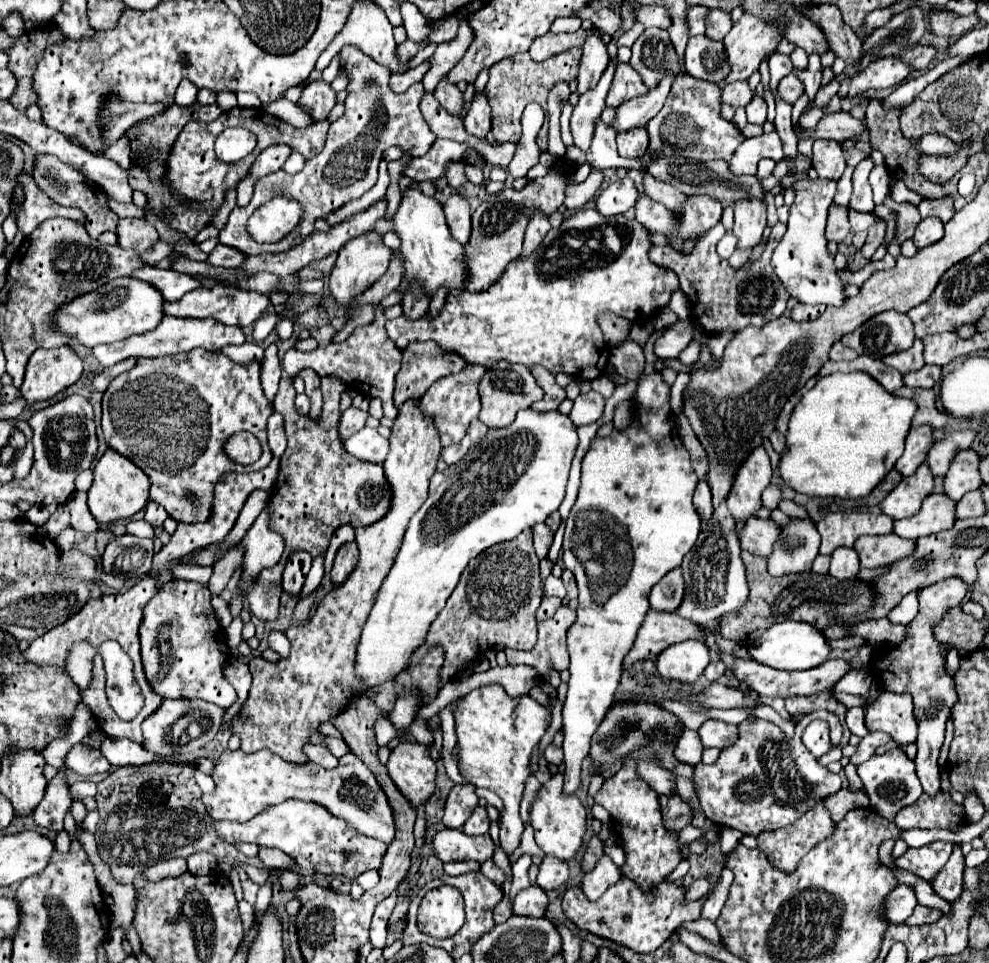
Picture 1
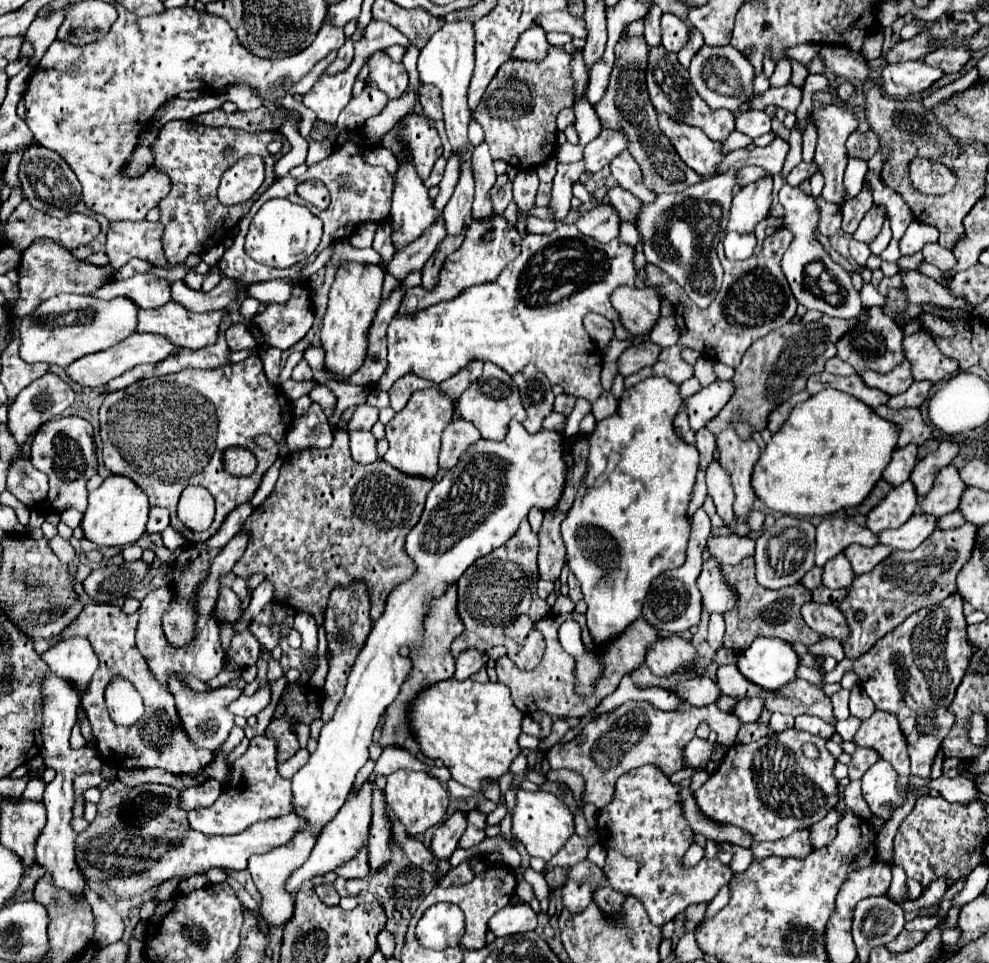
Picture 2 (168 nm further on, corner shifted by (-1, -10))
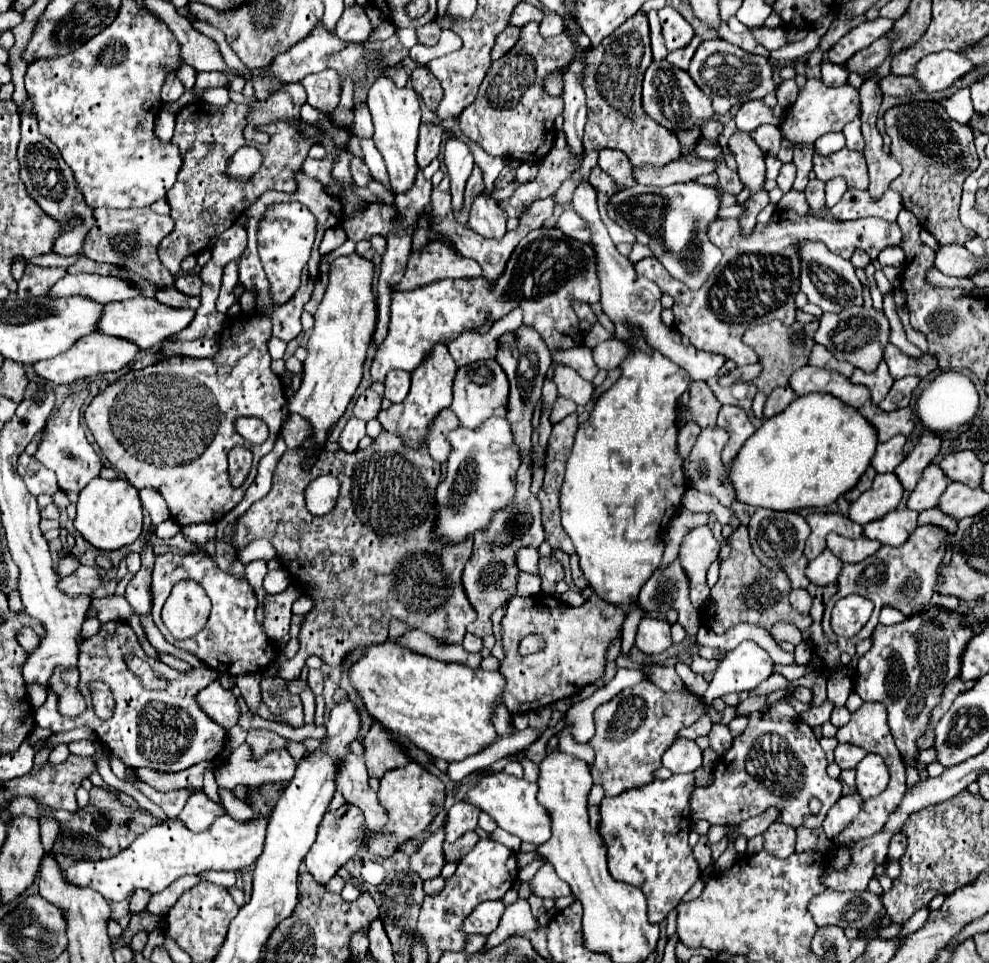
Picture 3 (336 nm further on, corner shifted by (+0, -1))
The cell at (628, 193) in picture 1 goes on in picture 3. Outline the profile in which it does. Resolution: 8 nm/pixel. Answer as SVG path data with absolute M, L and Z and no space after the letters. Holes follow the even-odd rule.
M565 210L559 216L555 228L561 230L565 236L579 240L579 242L589 242L589 238L591 238L591 232L585 228L585 222L573 210Z

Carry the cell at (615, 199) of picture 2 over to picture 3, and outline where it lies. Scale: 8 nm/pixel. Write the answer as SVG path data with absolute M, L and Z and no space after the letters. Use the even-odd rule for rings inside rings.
M593 168L589 174L589 182L593 184L593 188L605 196L613 196L617 192L617 186L613 182L613 178L609 178L609 174L605 174L601 168Z

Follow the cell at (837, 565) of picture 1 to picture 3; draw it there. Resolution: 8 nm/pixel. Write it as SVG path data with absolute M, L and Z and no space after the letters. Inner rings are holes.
M823 550L815 560L807 564L805 576L817 586L827 586L837 580L841 568L843 568L843 562L829 550Z

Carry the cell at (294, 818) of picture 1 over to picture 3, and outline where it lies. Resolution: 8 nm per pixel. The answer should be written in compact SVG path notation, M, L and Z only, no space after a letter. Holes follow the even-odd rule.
M229 816L217 818L209 830L191 832L177 820L161 822L145 830L129 848L121 854L105 860L85 860L63 870L65 882L73 886L93 888L105 900L121 902L133 890L145 888L151 894L165 890L173 880L185 874L201 874L205 870L241 870L249 868L261 854L265 842L267 818L259 816L251 822L235 822Z

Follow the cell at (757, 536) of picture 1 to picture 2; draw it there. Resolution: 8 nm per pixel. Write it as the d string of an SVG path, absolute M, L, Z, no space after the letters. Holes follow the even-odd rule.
M726 535L708 539L710 555L716 557L722 565L738 565L742 559L754 555L754 539L744 535Z

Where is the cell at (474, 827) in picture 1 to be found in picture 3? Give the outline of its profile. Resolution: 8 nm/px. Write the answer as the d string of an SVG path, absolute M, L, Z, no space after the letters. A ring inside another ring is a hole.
M457 800L447 814L447 824L445 824L445 842L455 842L461 838L465 832L477 828L477 818L479 818L477 806L471 806L463 800Z

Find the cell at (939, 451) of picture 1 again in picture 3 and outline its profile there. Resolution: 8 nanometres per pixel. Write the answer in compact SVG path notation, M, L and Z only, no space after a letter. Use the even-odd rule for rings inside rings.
M923 434L921 440L917 442L917 446L905 456L905 460L897 466L897 478L905 490L905 494L909 494L915 486L917 486L917 478L921 478L923 470L931 464L931 460L939 454L941 448L941 438L935 434Z

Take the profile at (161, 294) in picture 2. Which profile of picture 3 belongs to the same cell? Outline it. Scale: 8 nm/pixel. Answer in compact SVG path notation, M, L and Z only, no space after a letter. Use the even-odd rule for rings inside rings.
M77 274L77 276L63 276L53 290L49 290L47 298L69 298L69 296L83 296L91 298L101 304L109 304L115 300L135 298L141 292L127 284L125 280L111 278L111 276L97 276L97 274Z

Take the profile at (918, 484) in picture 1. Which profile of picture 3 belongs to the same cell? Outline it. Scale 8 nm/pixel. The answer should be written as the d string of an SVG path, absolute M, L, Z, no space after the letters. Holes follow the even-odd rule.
M877 474L873 486L849 504L849 518L857 524L867 524L871 520L883 518L887 512L897 508L901 496L903 488L895 474Z

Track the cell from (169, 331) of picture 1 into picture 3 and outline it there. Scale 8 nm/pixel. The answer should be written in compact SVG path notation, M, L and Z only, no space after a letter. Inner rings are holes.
M87 334L85 338L81 338L81 342L75 342L67 352L59 354L57 358L35 362L33 370L39 378L49 380L53 384L71 384L81 378L117 372L117 370L125 368L127 364L131 364L131 360L135 358L137 352L139 352L139 348L123 338L113 338L113 336L105 336L105 334Z

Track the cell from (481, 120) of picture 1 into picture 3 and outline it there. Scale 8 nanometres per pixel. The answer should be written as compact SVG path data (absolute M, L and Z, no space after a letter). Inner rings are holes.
M477 196L471 204L469 210L469 222L467 226L481 234L483 238L503 238L505 236L505 224L507 224L507 214L497 206L495 200L487 196Z

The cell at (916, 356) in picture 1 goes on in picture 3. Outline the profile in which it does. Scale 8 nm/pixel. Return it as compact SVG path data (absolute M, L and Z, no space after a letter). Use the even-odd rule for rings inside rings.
M881 362L877 366L877 370L871 372L871 374L867 374L863 370L855 370L849 380L853 384L867 386L869 392L871 392L871 402L875 402L875 404L879 404L887 396L887 392L891 390L891 386L893 386L893 378L889 376L889 370L887 370L885 362Z

